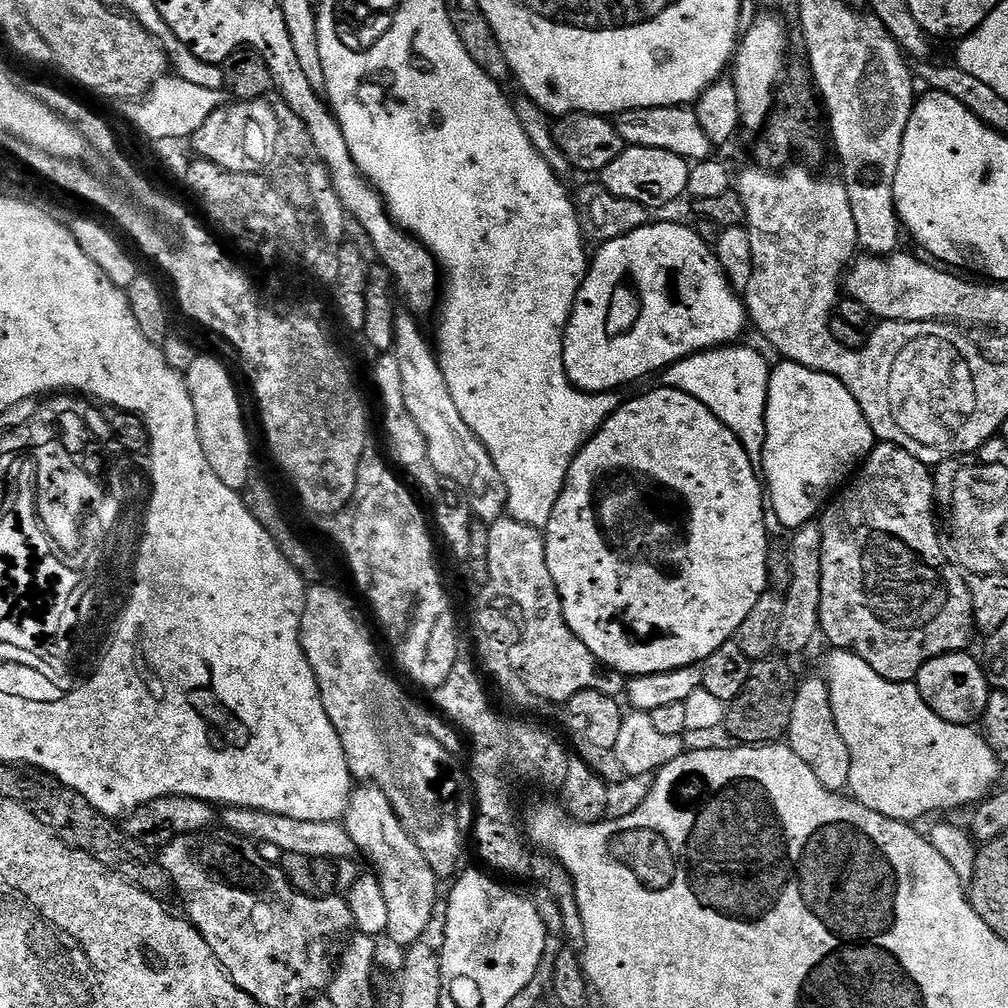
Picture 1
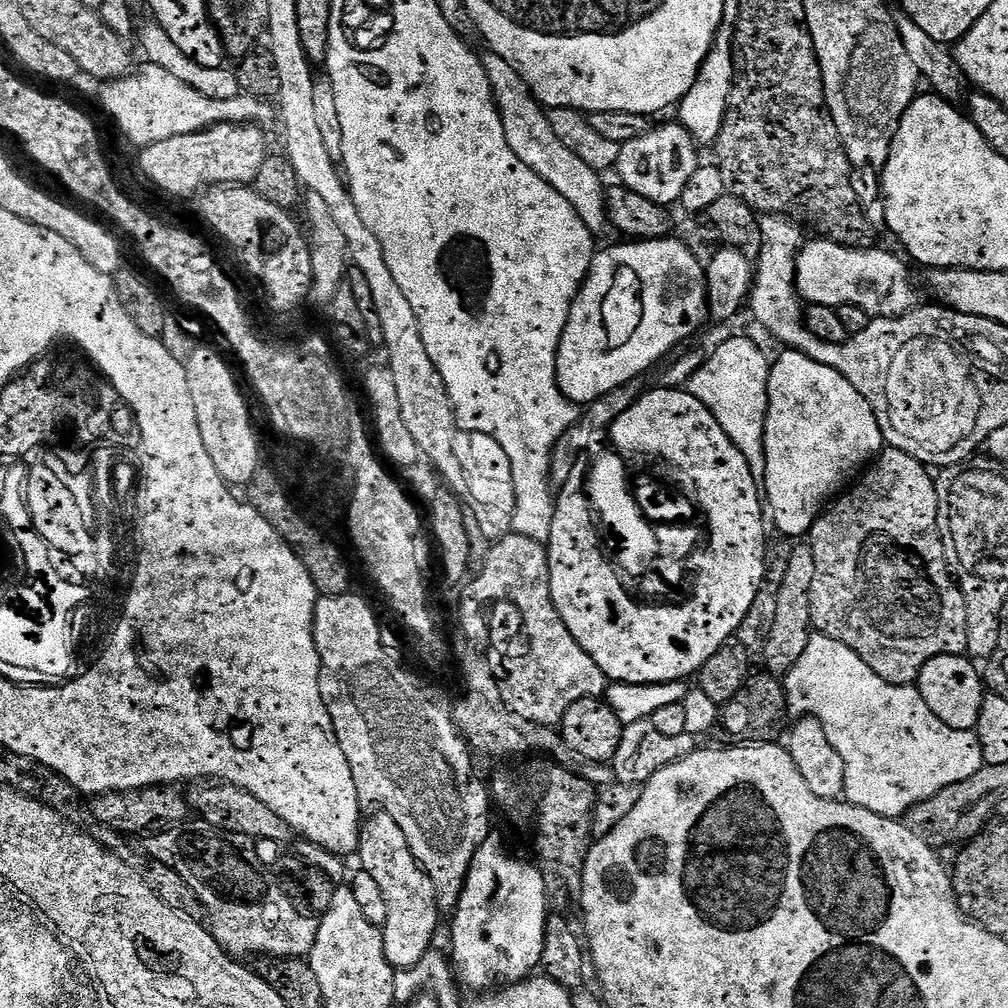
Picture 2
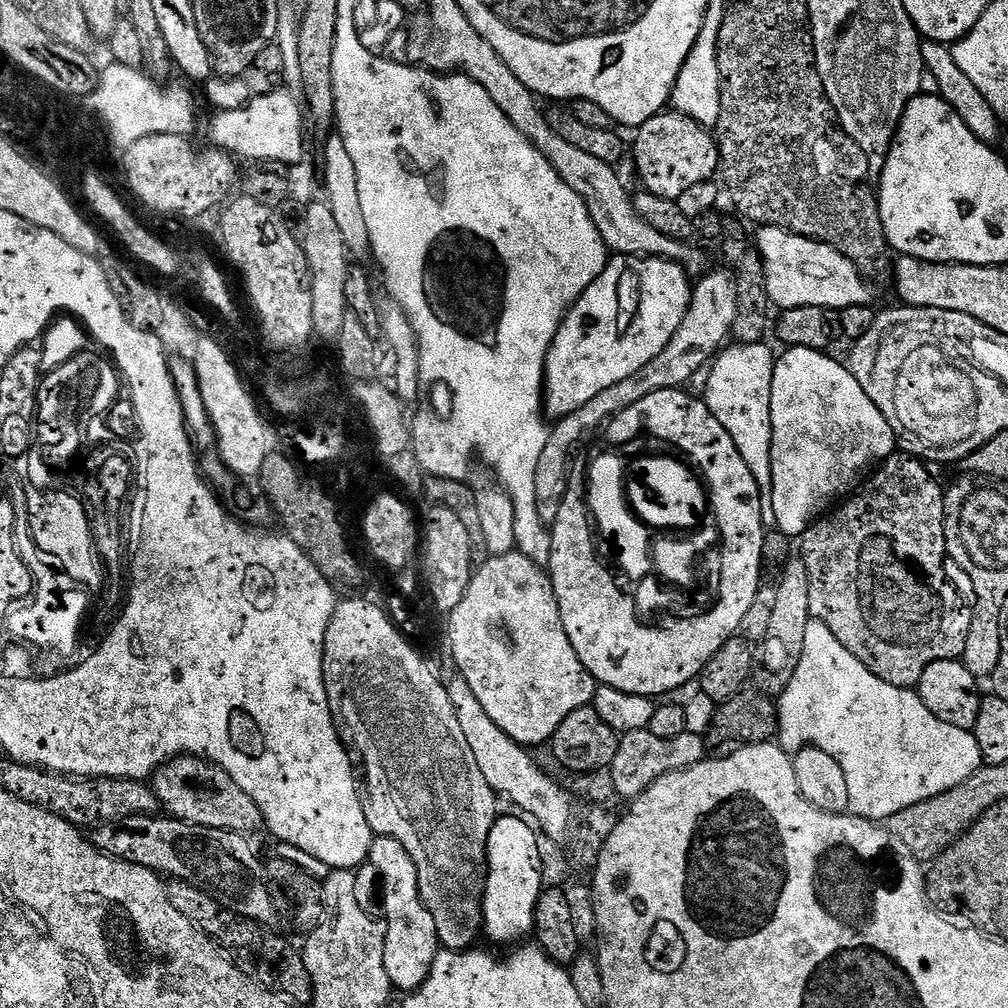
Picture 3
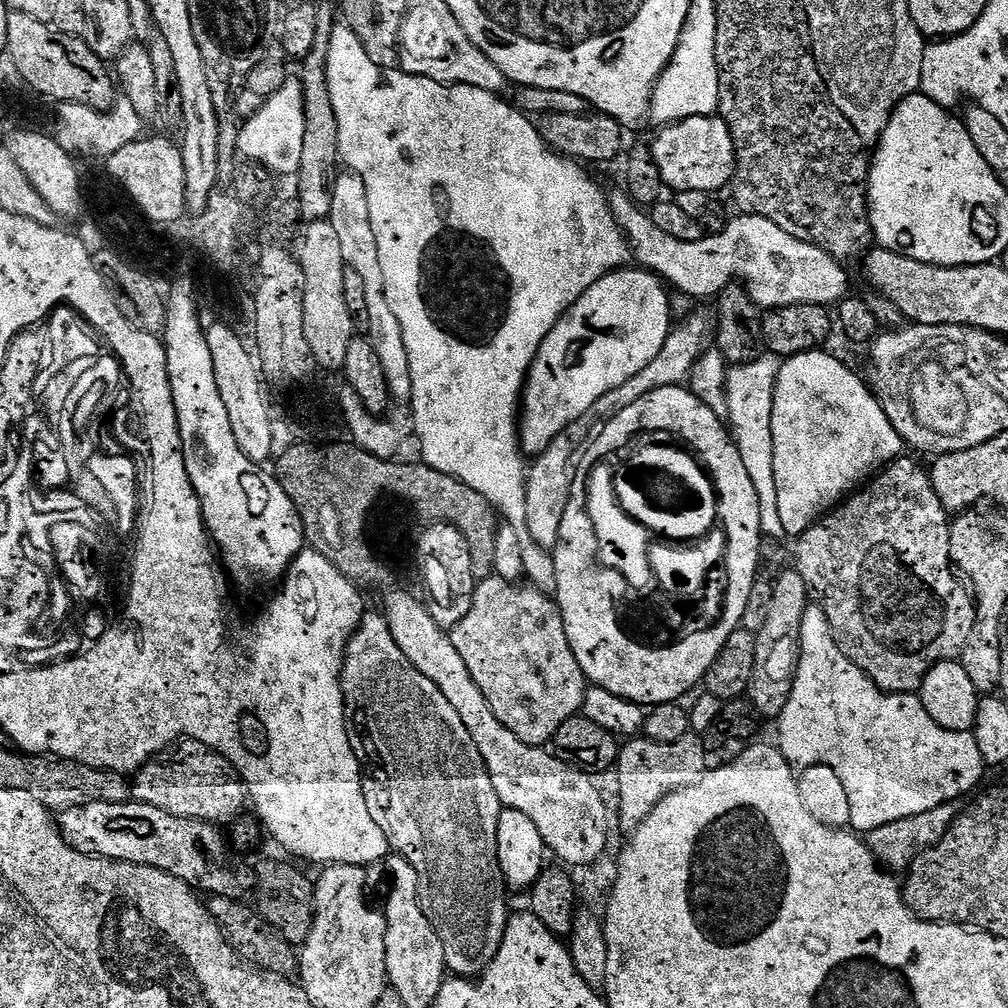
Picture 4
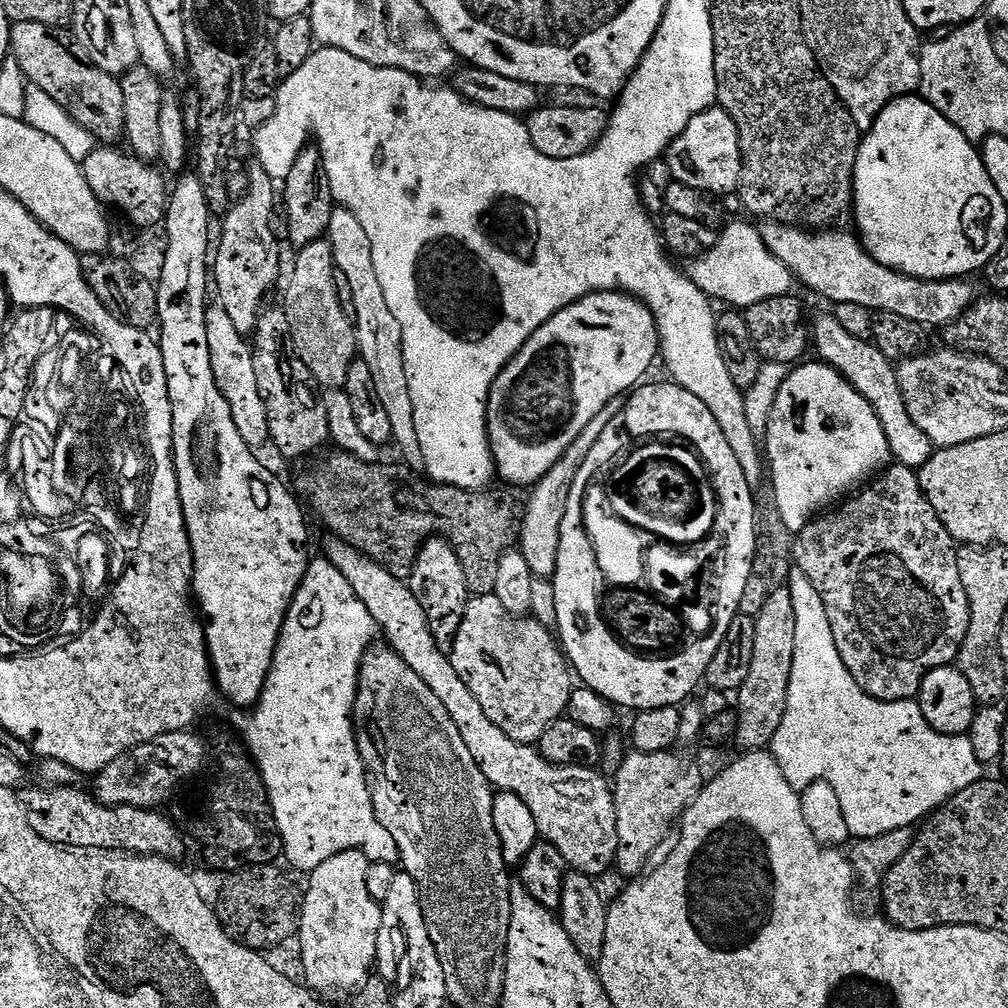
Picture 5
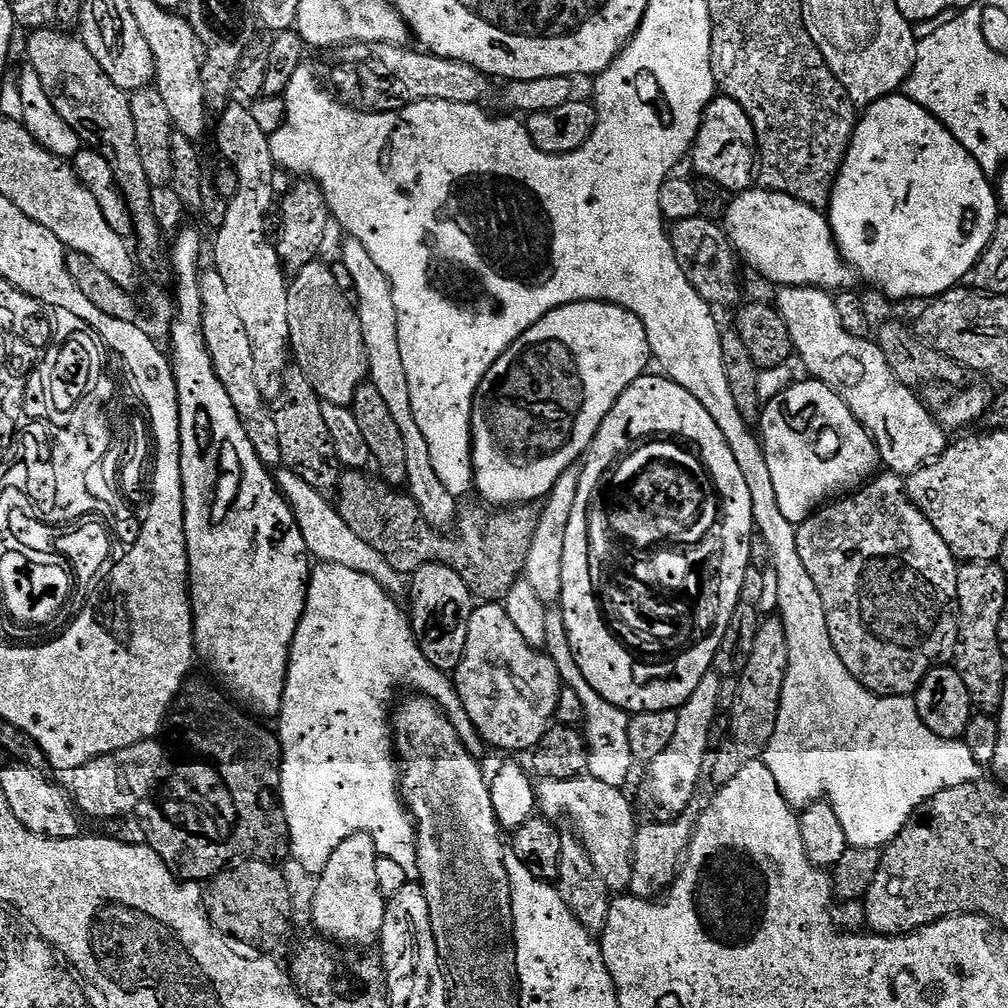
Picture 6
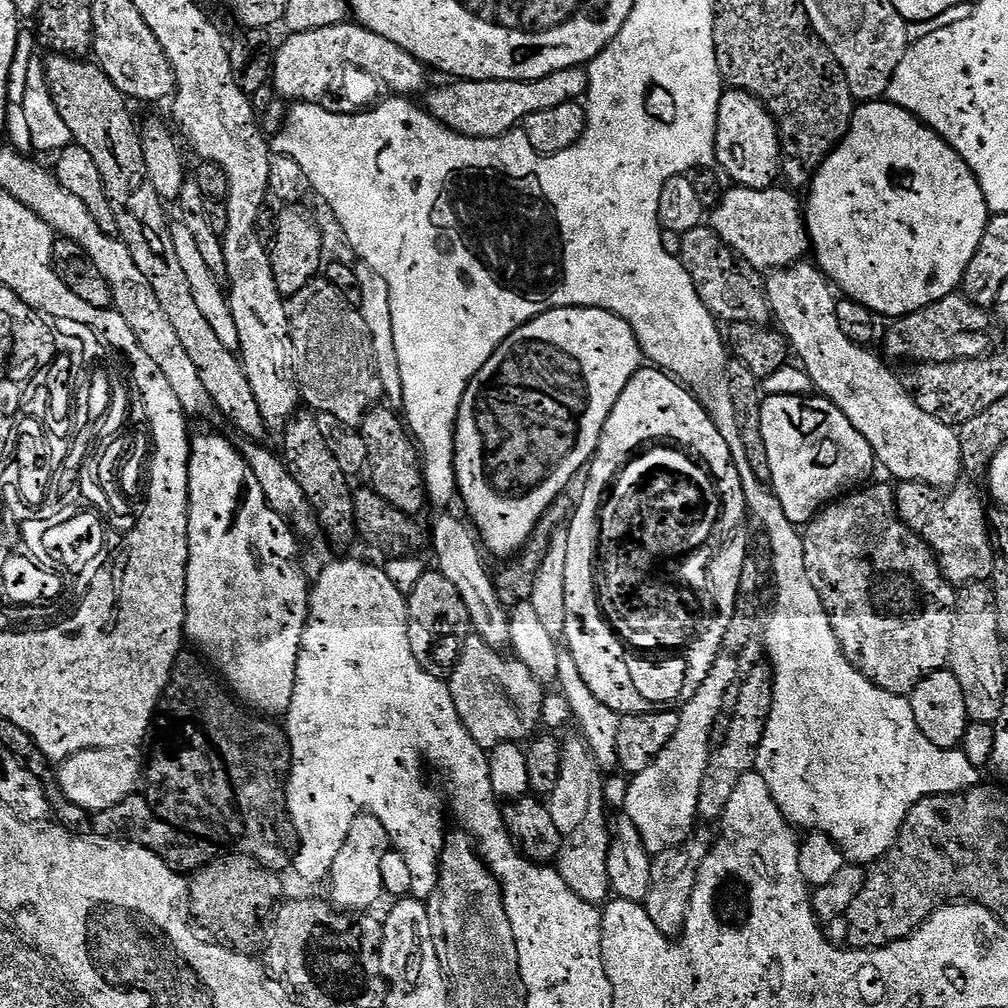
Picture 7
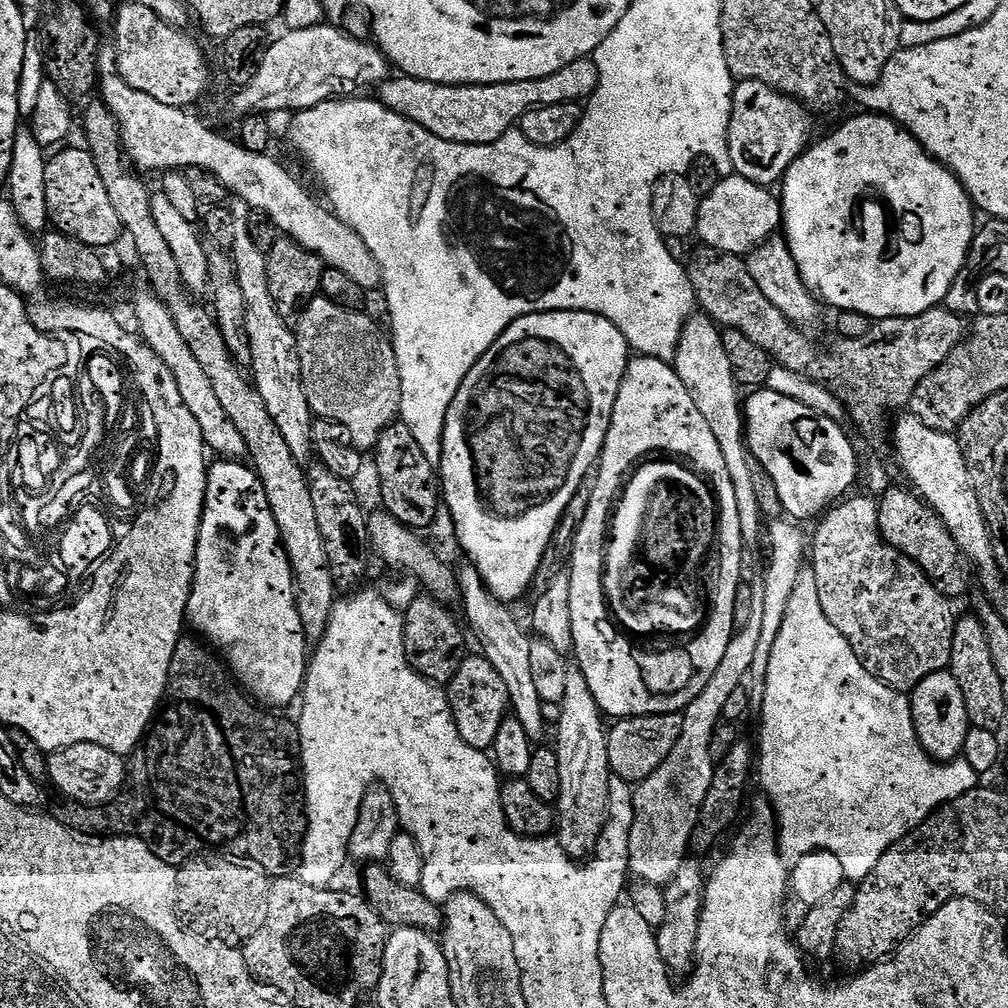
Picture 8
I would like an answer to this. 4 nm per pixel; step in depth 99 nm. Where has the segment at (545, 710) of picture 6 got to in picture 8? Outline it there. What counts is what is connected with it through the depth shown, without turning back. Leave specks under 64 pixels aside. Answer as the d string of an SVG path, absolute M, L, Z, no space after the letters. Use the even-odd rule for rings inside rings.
M483 654L469 655L454 674L452 683L447 685L448 701L454 714L454 722L458 726L458 734L466 738L466 742L475 748L491 749L494 734L498 734L498 726L510 712L506 682L498 675L498 670L490 666Z

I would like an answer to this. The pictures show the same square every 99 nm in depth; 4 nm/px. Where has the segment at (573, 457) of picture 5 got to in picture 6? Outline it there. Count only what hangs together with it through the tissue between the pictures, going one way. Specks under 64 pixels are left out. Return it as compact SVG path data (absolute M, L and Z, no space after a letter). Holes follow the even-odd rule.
M573 466L558 478L558 482L548 491L542 507L544 513L538 518L538 530L534 530L534 542L530 554L526 554L523 579L530 582L534 594L549 606L555 605L562 594L562 550L566 550L566 526L570 526L570 510L574 510L574 498L578 498L578 482L581 469Z

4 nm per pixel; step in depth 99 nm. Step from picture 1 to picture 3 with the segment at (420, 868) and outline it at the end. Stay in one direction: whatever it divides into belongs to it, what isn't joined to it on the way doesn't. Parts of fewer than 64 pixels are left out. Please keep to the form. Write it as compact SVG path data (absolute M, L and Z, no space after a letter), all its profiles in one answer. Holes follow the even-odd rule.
M376 836L372 841L370 863L378 870L382 881L382 916L386 921L386 974L393 989L400 991L401 988L404 994L411 994L424 985L432 970L436 953L441 951L436 923L430 910L426 910L420 900L418 870L414 866L414 858L410 858L402 842L392 836Z

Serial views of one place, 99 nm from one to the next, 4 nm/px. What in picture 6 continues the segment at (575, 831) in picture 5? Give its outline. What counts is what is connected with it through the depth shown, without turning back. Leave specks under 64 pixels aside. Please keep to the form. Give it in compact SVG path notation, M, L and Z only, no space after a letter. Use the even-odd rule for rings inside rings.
M280 466L277 469L274 472L276 487L284 495L284 501L292 507L292 513L298 522L298 530L302 530L302 538L306 538L309 557L326 564L350 566L377 580L389 594L397 594L396 592L402 591L403 588L405 591L405 577L394 571L390 562L386 562L386 558L382 558L382 554L378 554L374 546L362 542L362 538L358 538L358 534L354 534L354 530L346 526L342 514L325 493L314 490L314 486L310 486L303 478L298 478L298 474L294 474L288 468ZM587 774L574 779L554 780L541 777L536 787L539 811L547 819L556 822L559 816L569 816L576 827L575 835L589 852L599 877L612 894L624 894L632 887L634 874L634 846L638 819L625 793L618 787L609 786Z

